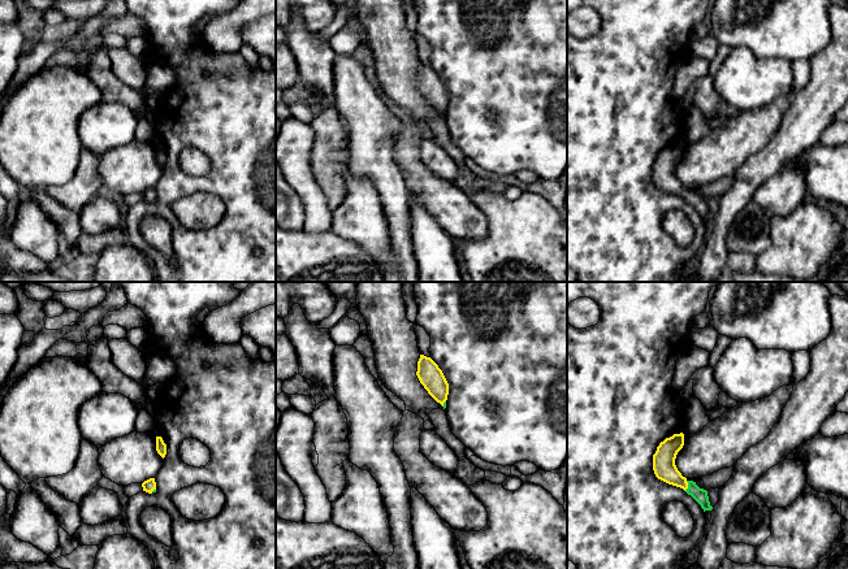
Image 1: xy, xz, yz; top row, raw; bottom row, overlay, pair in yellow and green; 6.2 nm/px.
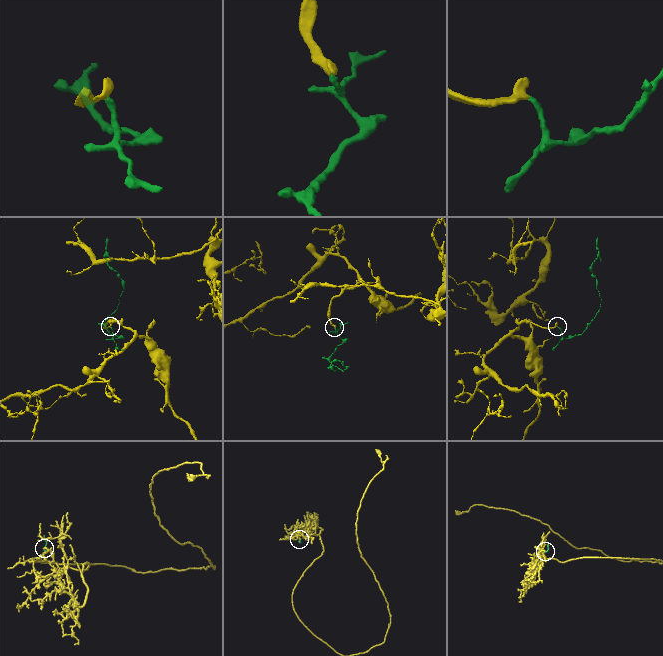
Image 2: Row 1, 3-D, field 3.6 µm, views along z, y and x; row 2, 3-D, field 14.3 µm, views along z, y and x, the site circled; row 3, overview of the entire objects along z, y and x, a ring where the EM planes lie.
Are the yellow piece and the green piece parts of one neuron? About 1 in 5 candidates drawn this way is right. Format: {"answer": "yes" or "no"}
{"answer": "yes"}

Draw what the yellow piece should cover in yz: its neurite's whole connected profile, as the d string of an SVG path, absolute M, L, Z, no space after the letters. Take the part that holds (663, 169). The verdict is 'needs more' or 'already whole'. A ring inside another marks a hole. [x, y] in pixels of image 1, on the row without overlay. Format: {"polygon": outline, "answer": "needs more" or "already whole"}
{"polygon": "M674 143L670 147L666 147L657 156L656 162L653 164L653 179L658 188L683 197L688 204L691 204L705 220L711 220L708 200L700 197L696 191L688 190L678 179L675 174L675 168L678 161L684 155L684 143Z", "answer": "needs more"}

